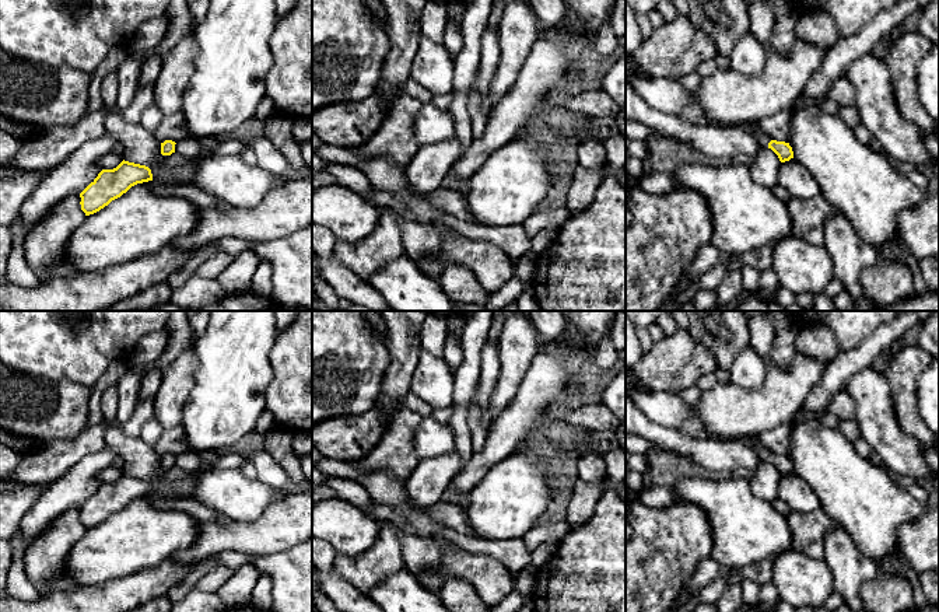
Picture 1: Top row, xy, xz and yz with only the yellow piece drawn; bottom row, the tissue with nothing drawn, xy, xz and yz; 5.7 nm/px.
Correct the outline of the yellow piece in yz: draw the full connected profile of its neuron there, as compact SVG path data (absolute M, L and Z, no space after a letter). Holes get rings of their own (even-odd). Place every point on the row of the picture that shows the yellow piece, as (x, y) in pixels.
M749 120L739 123L737 127L743 129L744 132L750 133L753 137L756 137L764 147L771 148L779 158L781 162L789 161L793 158L793 151L789 143L785 141L777 141L768 137L765 133L763 133L757 127L756 120Z

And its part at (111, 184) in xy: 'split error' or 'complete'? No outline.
complete

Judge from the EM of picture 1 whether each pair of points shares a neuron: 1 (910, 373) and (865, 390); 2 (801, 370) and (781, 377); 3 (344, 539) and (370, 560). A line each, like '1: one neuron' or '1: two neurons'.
1: two neurons
2: one neuron
3: two neurons

